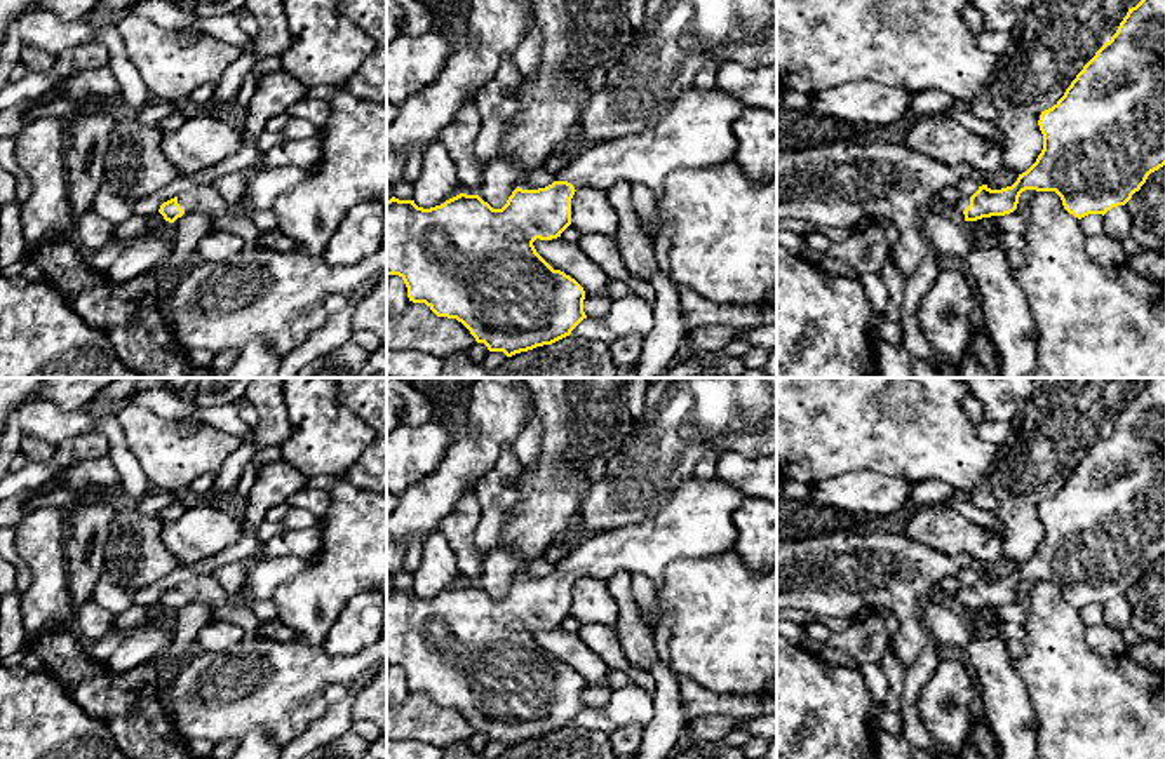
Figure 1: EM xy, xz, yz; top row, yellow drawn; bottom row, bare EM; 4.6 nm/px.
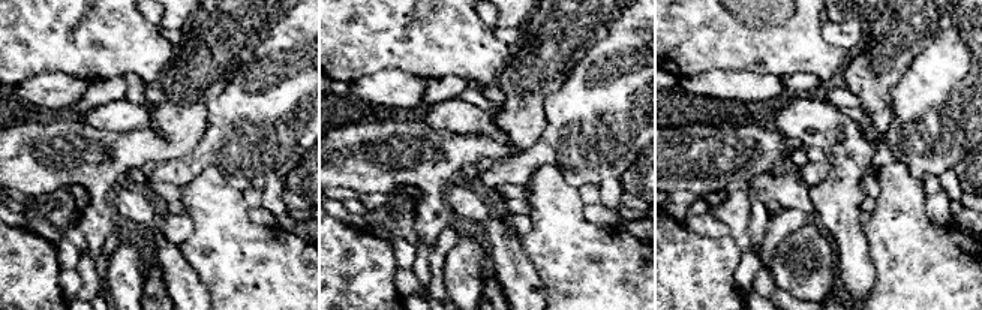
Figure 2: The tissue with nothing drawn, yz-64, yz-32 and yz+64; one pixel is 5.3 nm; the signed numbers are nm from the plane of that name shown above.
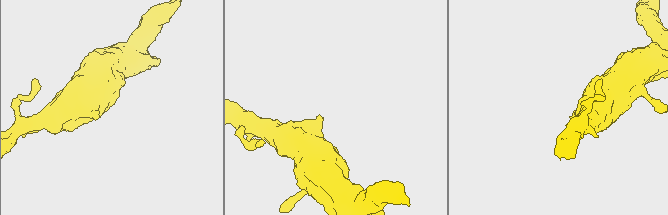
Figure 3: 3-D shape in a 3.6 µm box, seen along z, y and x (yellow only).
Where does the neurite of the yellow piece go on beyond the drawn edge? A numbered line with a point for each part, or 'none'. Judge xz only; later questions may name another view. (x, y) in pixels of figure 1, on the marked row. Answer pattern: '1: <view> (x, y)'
1: xz (699, 131)

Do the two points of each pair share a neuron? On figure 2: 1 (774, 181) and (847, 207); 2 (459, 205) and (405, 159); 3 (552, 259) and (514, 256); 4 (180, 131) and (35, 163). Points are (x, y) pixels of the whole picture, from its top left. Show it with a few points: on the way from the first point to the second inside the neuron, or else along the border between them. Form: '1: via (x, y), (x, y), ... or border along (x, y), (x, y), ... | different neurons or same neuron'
1: border along (810, 187), (814, 210) | different neurons
2: border along (450, 181), (446, 190), (447, 204) | different neurons
3: border along (520, 238), (525, 253), (544, 289) | different neurons
4: via (144, 146), (104, 146), (95, 154), (71, 154) | same neuron

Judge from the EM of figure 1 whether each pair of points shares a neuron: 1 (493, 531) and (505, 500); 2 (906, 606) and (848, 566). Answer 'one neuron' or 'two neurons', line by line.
1: one neuron
2: one neuron

